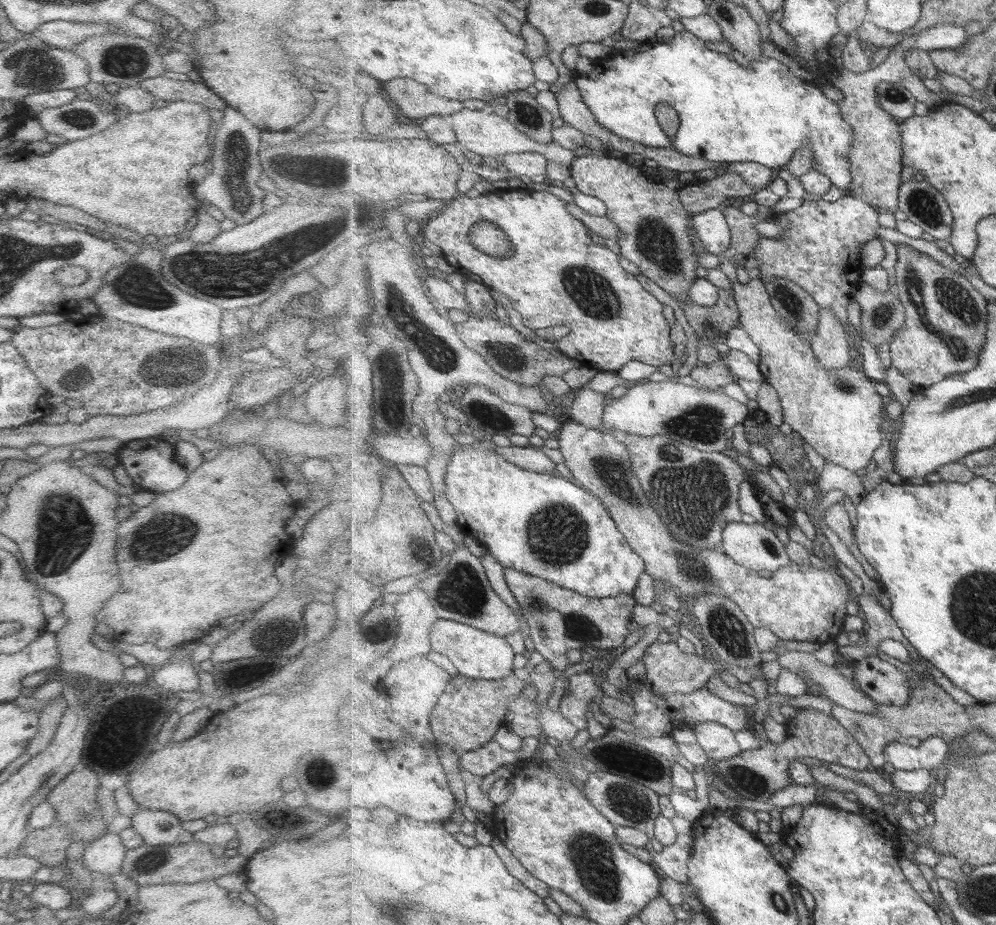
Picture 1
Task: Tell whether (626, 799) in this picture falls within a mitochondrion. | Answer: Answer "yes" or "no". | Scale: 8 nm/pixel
yes

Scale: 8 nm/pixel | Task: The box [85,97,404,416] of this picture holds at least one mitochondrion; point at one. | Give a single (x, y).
(205, 275)

